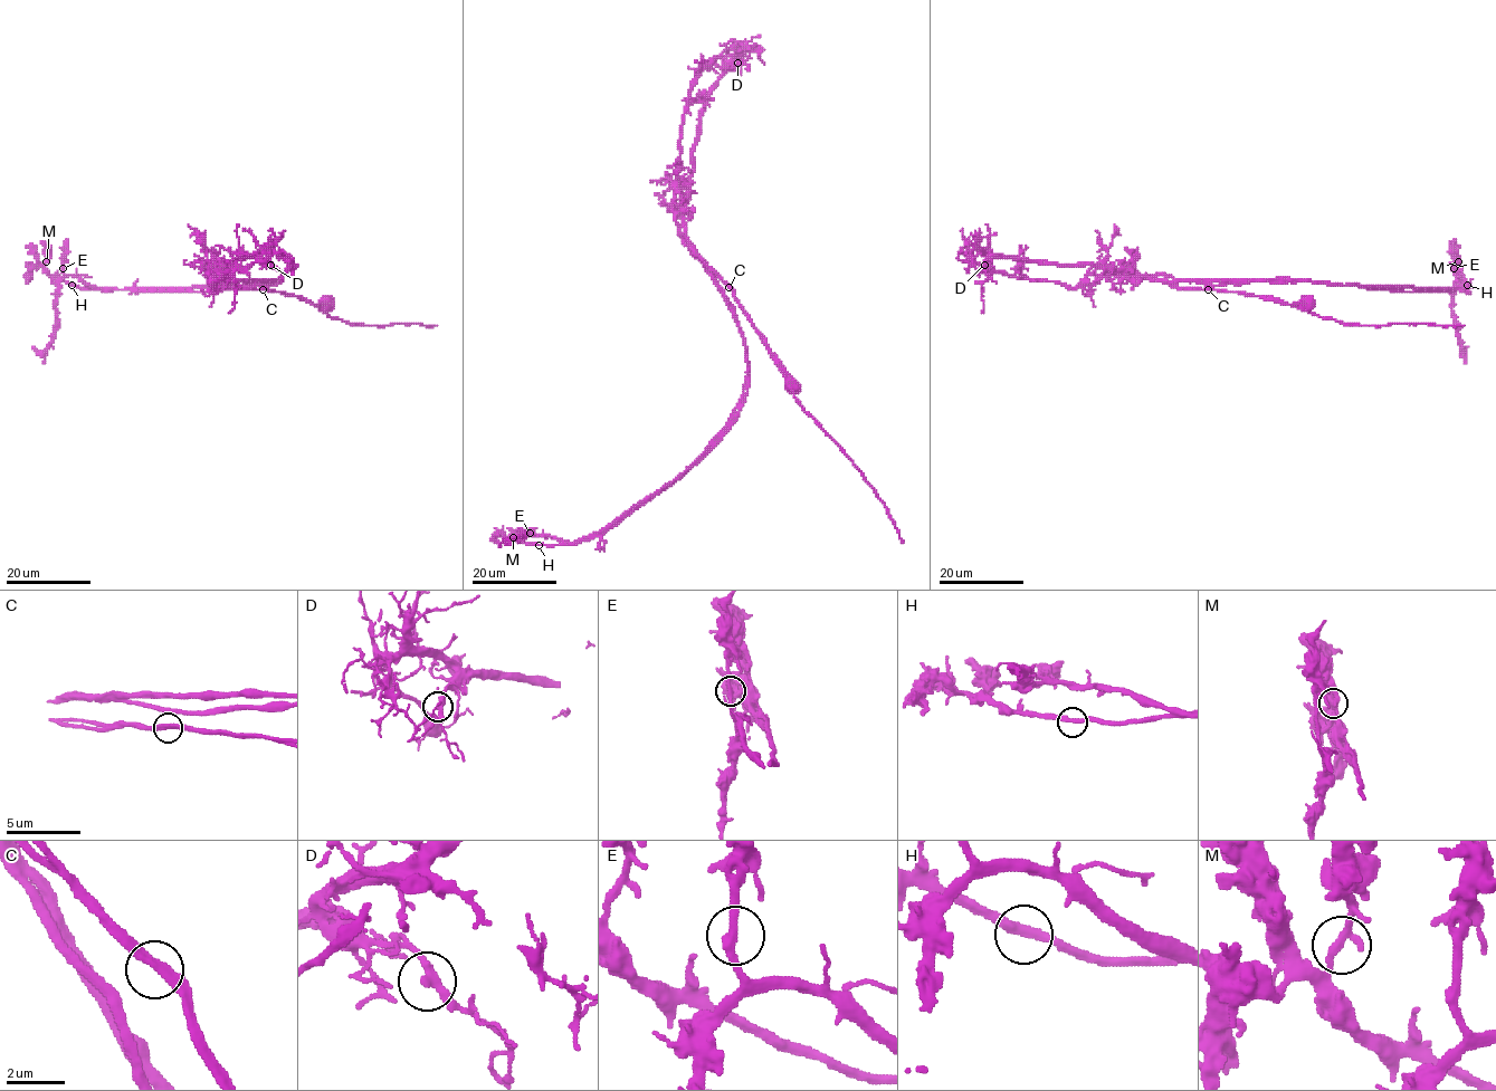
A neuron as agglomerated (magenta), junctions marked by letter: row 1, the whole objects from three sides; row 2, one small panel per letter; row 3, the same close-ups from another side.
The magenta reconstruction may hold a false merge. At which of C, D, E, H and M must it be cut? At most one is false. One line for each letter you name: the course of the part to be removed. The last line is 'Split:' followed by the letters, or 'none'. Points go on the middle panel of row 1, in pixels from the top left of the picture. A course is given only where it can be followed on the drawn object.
C: (729, 287), (693, 255), (745, 352), (743, 398), (725, 428), (674, 480), (577, 541), (520, 543), (507, 527)
Split: C

